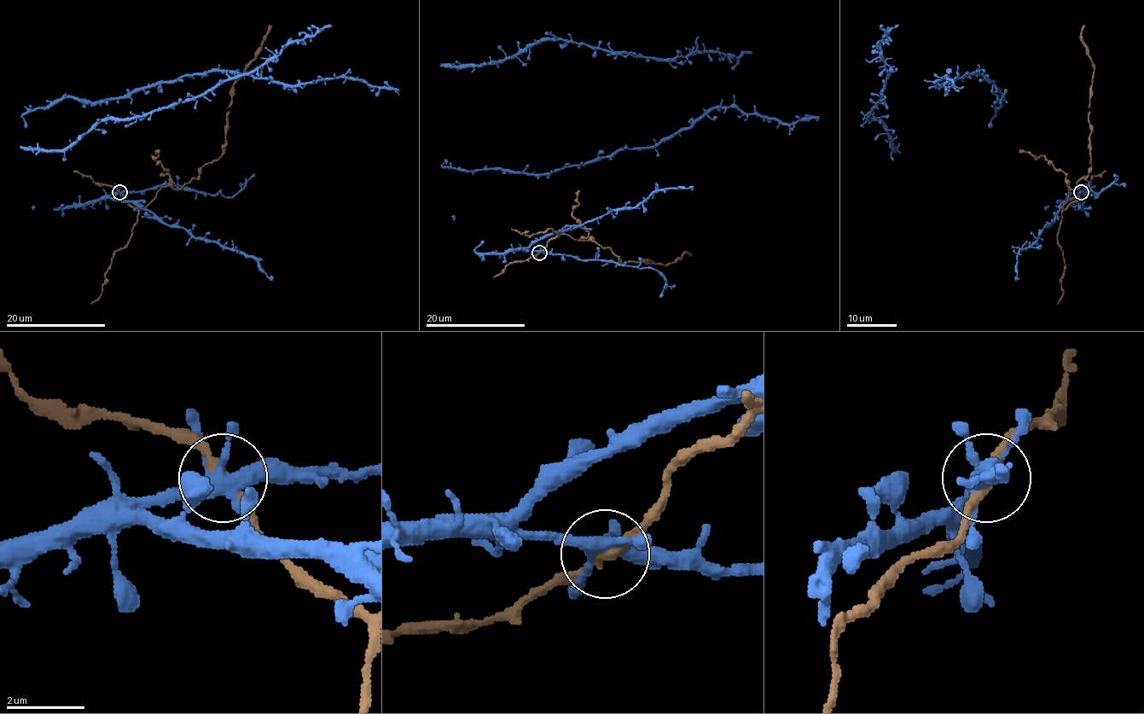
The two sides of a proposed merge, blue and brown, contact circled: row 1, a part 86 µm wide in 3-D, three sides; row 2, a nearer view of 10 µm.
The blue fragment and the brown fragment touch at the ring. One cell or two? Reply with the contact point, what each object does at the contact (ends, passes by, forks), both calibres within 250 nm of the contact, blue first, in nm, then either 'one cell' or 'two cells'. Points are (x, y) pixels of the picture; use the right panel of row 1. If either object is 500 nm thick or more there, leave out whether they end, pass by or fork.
at (1081, 192); blue forks there; brown passes by; 360 nm thick on the blue side, 240 nm on the other; one cell

